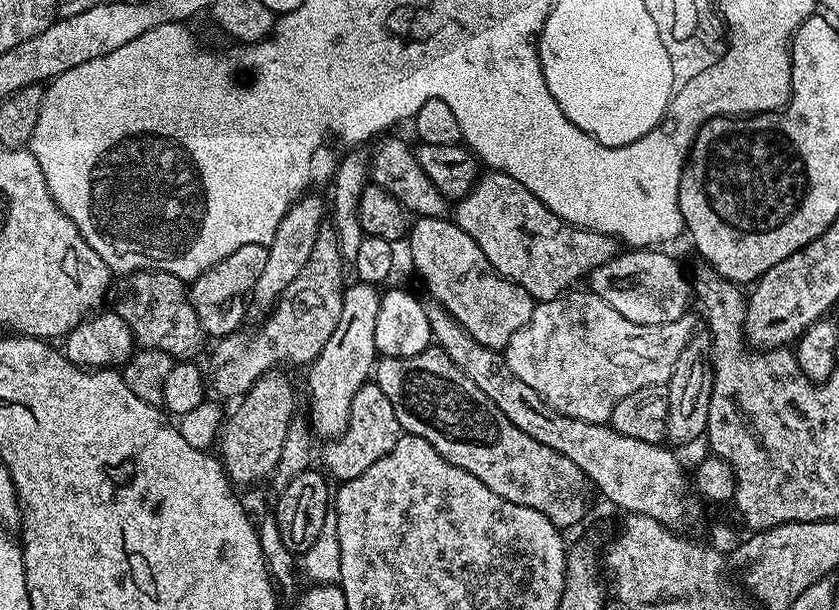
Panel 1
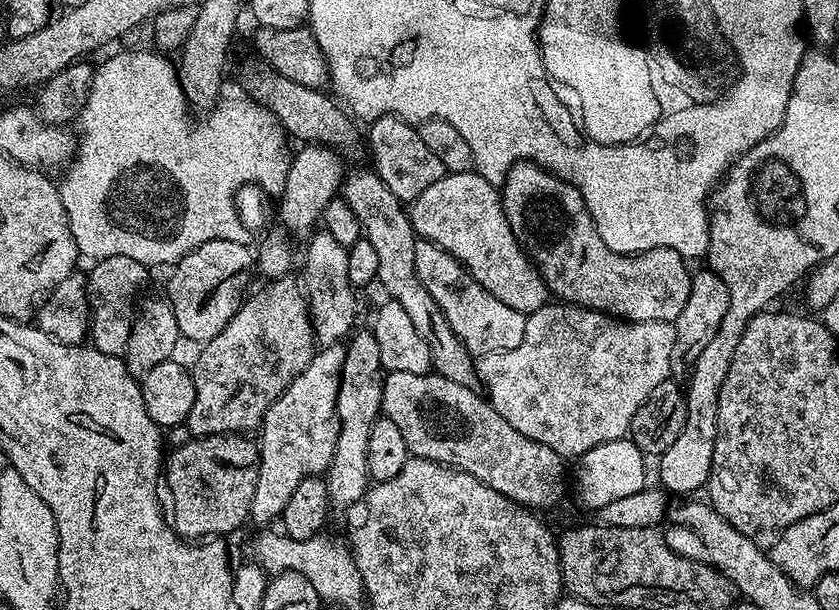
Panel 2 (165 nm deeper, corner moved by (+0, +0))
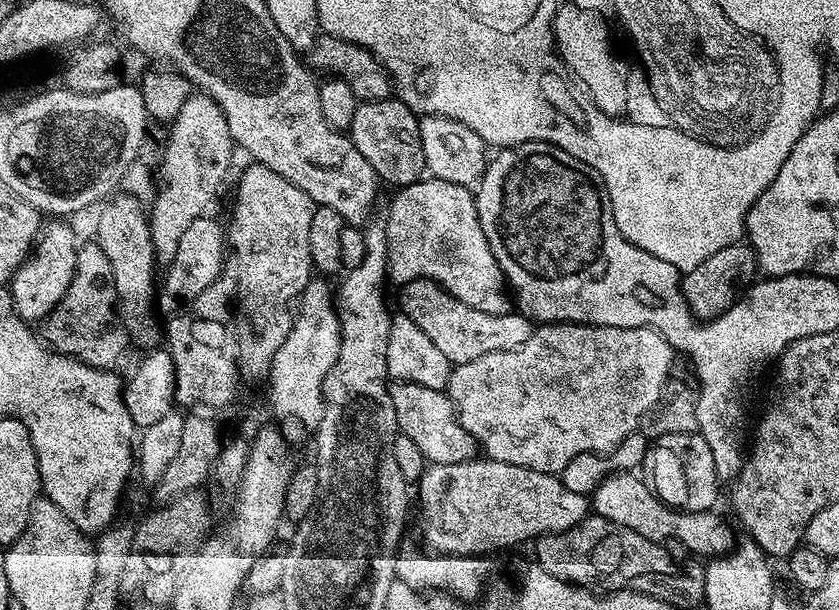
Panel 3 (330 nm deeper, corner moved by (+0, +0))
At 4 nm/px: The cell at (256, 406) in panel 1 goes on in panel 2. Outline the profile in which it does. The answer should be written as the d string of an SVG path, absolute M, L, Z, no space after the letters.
M229 434L227 436L202 436L199 438L188 438L184 445L173 447L166 456L166 484L168 480L168 492L172 495L172 516L170 512L170 524L177 536L187 538L189 541L196 542L201 538L220 538L223 532L232 532L243 520L249 519L252 510L252 499L256 493L256 483L258 482L257 464L260 463L260 449L255 439L249 438L244 434Z

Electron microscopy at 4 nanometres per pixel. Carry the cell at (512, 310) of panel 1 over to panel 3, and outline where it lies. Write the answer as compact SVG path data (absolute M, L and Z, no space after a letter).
M411 280L400 289L400 304L403 315L410 318L421 328L446 354L446 358L453 366L474 362L486 354L494 354L502 350L514 350L530 338L534 327L533 321L527 316L521 316L519 311L513 310L506 314L482 314L482 310L474 310L474 306L466 306L466 302L458 302L454 294L447 292L442 285L432 280Z

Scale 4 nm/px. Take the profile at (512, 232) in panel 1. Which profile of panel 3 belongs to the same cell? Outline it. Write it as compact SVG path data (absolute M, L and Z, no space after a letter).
M421 178L397 192L400 193L389 202L386 215L388 280L396 286L411 280L432 280L454 294L458 302L466 302L466 306L474 306L482 314L513 311L504 272L486 242L486 234L482 234L473 189Z

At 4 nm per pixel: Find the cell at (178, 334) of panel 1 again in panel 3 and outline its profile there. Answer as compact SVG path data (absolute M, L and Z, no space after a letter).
M81 243L76 249L76 269L70 290L58 306L42 321L42 339L53 352L72 356L91 368L115 369L126 345L124 325L118 319L116 287L112 281L110 262L102 254L99 244Z

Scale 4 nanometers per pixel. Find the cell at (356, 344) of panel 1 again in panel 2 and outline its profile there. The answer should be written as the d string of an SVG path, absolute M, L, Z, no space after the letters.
M340 342L321 347L310 366L269 406L258 429L260 463L256 466L258 482L252 499L251 523L268 524L275 516L277 519L286 502L290 502L290 494L298 490L298 482L327 473L332 465L340 433L336 399L340 372L344 369L344 350L345 345Z

